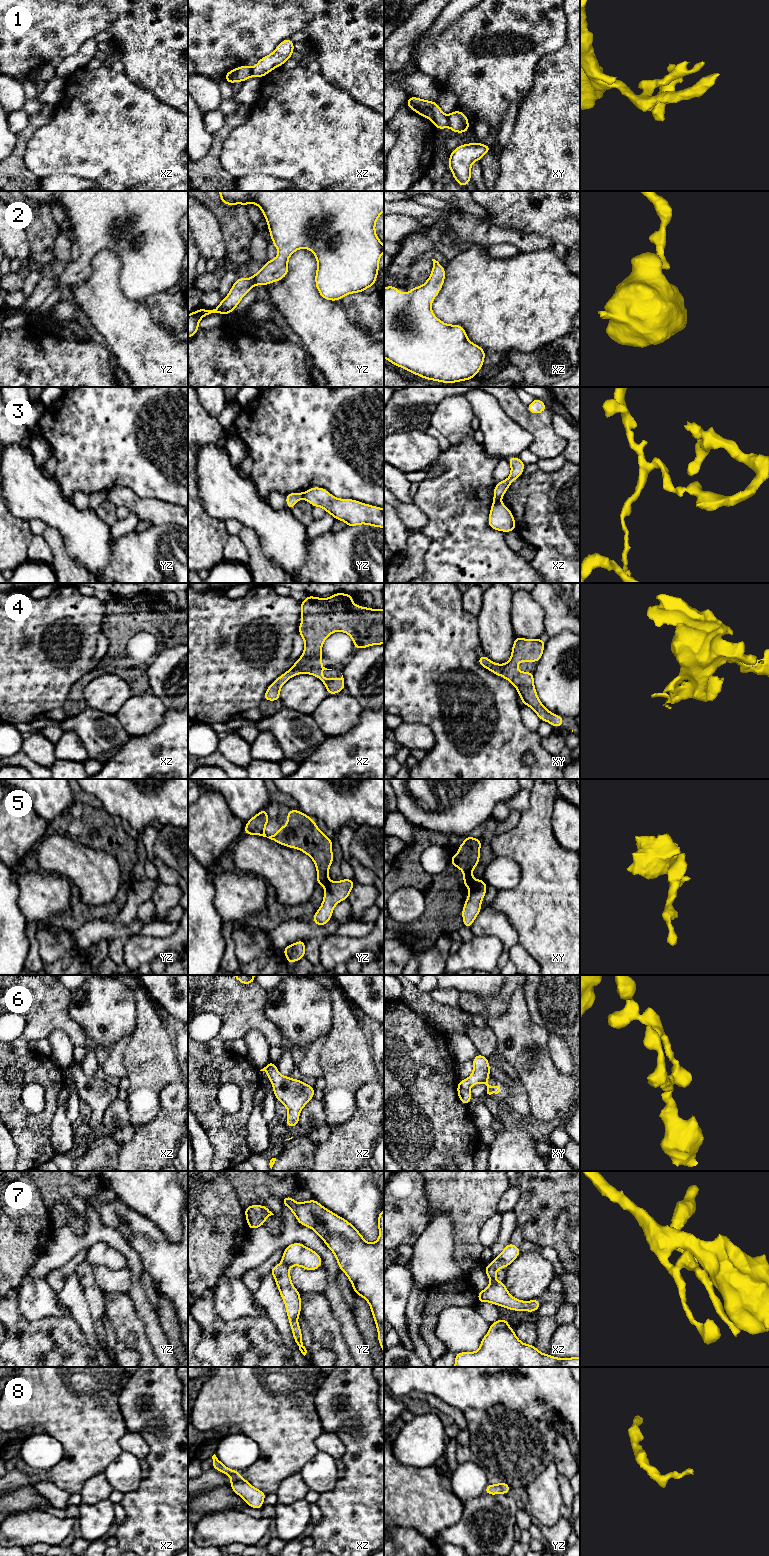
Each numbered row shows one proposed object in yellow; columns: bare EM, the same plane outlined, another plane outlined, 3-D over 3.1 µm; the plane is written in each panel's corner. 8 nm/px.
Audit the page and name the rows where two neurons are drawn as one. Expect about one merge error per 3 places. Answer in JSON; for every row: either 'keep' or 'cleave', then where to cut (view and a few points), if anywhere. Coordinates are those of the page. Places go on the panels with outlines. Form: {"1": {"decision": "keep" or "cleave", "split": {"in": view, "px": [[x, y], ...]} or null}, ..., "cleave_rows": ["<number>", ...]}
{"1": {"decision": "cleave", "split": {"in": "xy", "px": [[447, 116], [449, 125]]}}, "2": {"decision": "keep", "split": null}, "3": {"decision": "cleave", "split": {"in": "xz", "px": [[499, 500], [494, 502]]}}, "4": {"decision": "keep", "split": null}, "5": {"decision": "cleave", "split": {"in": "xy", "px": [[475, 880], [470, 890]]}}, "6": {"decision": "keep", "split": null}, "7": {"decision": "cleave", "split": {"in": "yz", "px": [[281, 1263], [288, 1268]]}}, "8": {"decision": "keep", "split": null}, "cleave_rows": ["1", "3", "5", "7"]}

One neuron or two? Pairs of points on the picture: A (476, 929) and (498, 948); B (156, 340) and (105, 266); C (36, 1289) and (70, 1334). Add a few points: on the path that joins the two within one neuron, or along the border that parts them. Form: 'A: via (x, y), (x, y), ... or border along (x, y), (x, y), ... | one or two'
A: border along (474, 935), (494, 935), (501, 942), (504, 949) | two
B: via (137, 323), (105, 291), (105, 285) | one
C: border along (66, 1307), (61, 1316), (46, 1316), (33, 1321) | two

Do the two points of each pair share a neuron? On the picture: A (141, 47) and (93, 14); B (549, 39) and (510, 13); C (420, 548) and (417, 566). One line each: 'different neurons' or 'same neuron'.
A: different neurons
B: same neuron
C: same neuron

